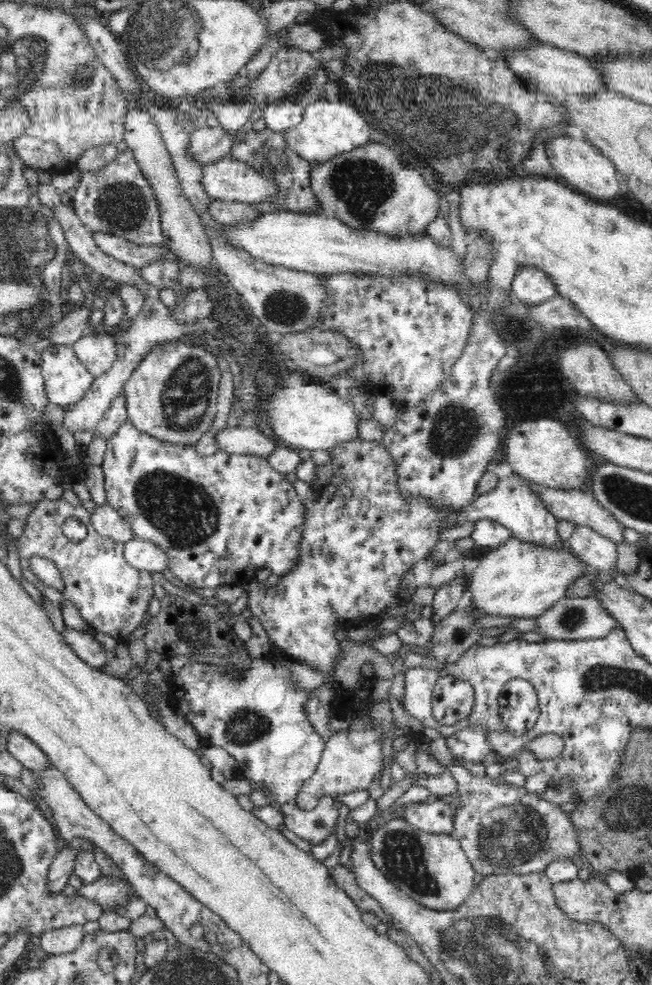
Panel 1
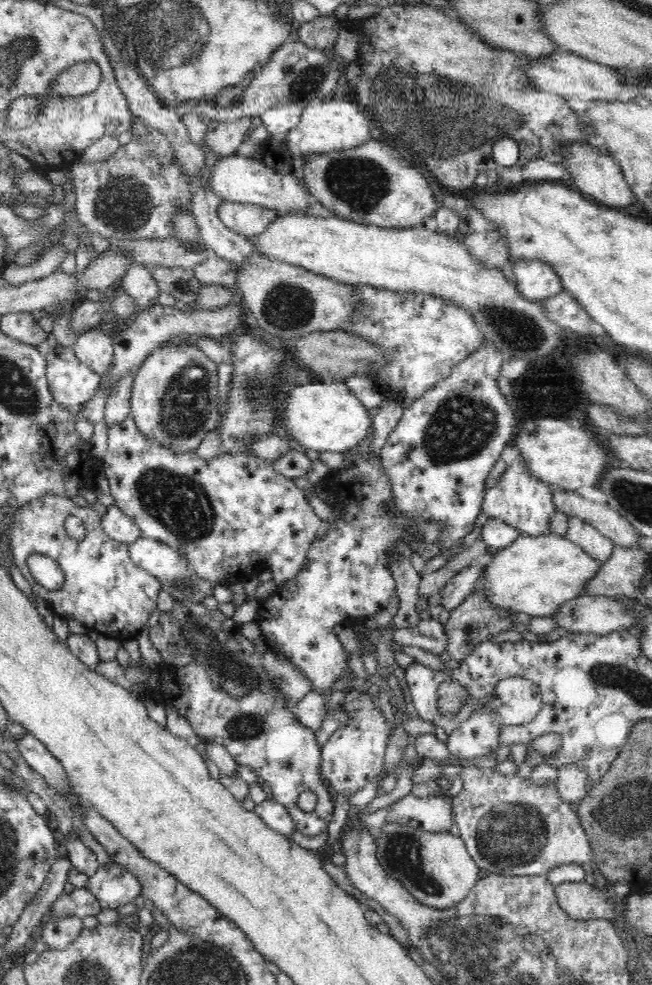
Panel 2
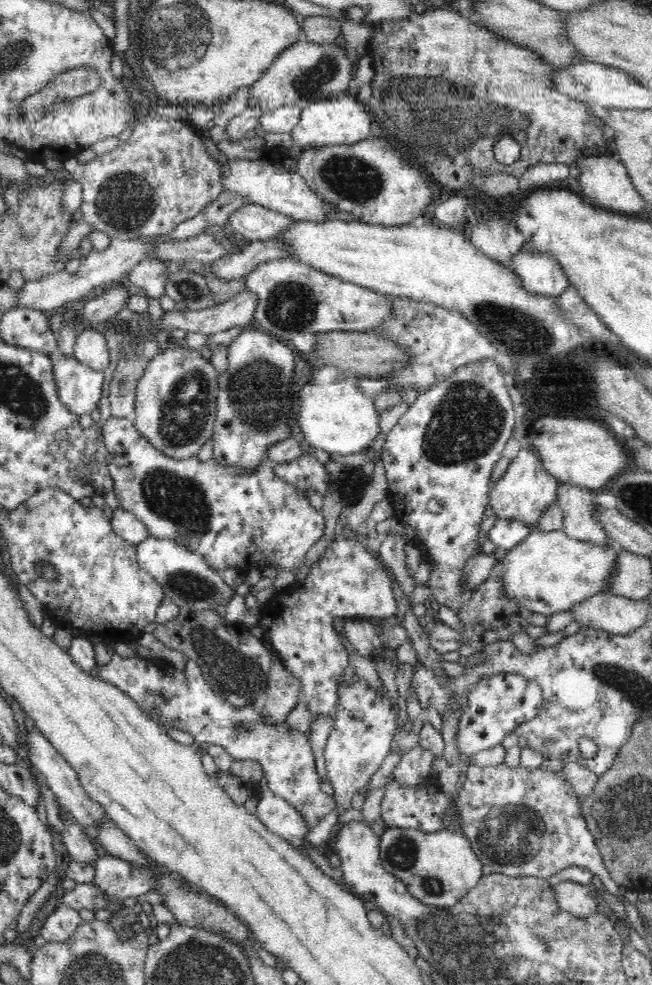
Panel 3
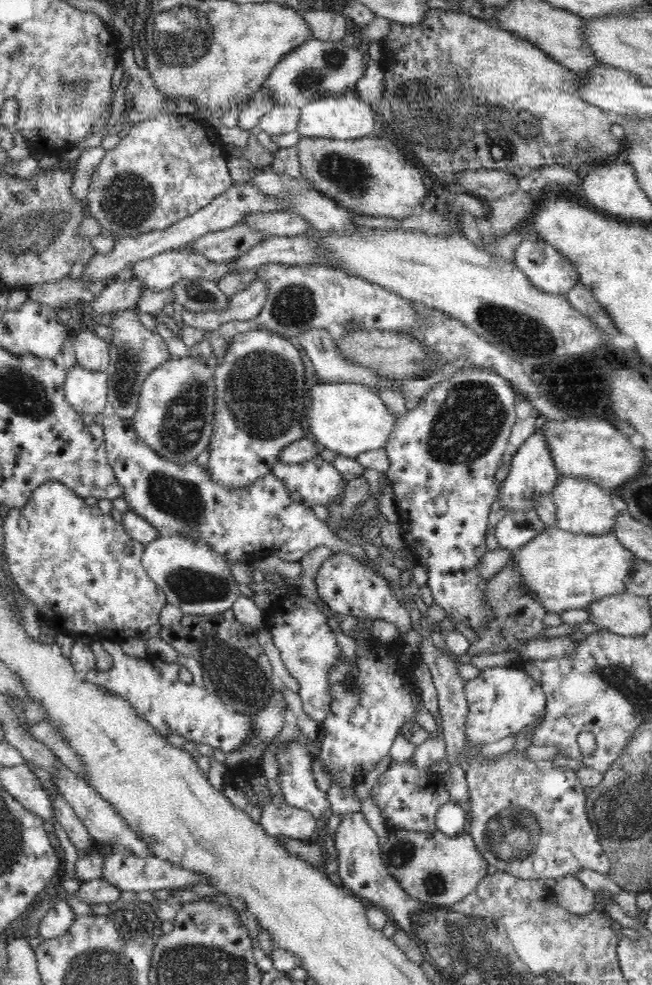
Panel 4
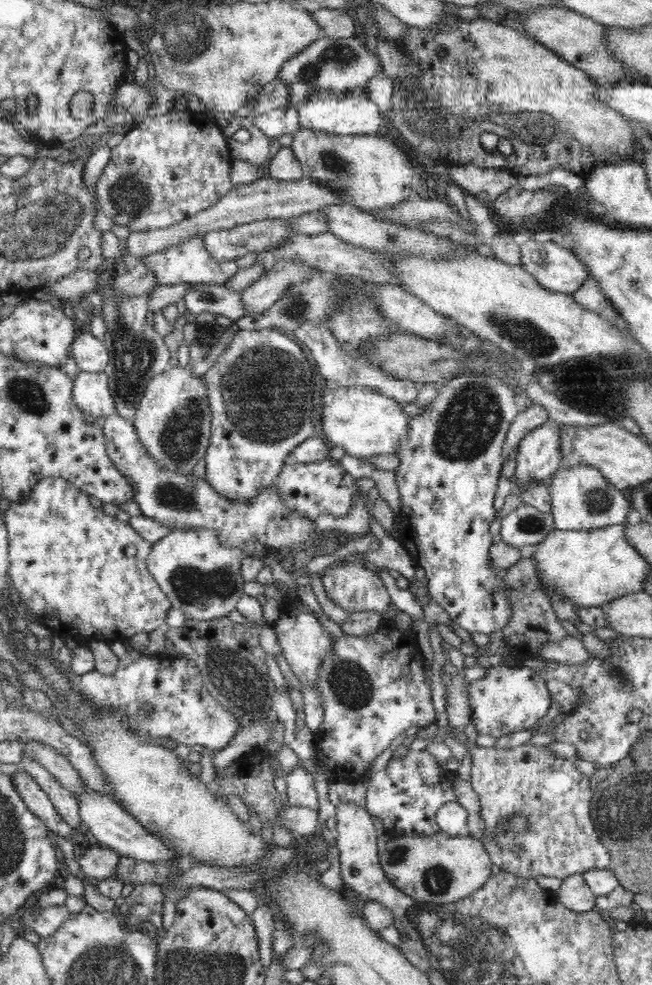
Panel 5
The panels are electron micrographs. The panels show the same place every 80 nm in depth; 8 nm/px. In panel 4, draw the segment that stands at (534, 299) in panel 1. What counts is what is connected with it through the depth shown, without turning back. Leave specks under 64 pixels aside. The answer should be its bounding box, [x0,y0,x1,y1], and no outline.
[515,240,579,295]

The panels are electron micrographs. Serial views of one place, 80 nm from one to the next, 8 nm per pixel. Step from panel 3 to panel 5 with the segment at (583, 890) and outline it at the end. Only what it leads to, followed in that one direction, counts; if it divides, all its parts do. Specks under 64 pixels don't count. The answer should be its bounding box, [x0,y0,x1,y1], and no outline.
[556,873,597,913]

